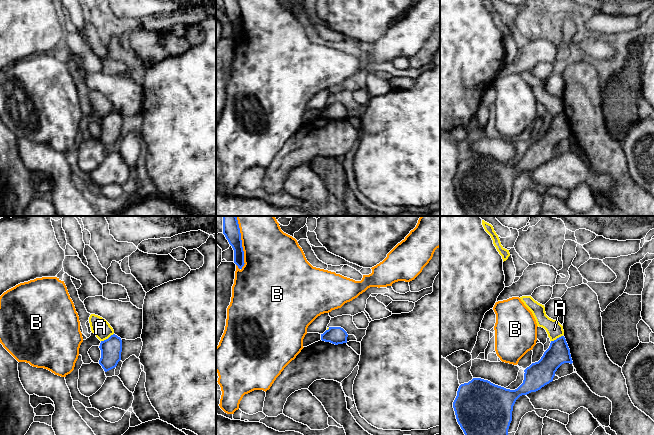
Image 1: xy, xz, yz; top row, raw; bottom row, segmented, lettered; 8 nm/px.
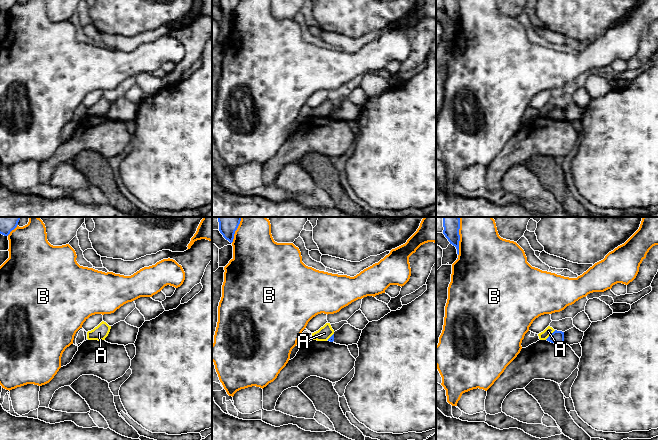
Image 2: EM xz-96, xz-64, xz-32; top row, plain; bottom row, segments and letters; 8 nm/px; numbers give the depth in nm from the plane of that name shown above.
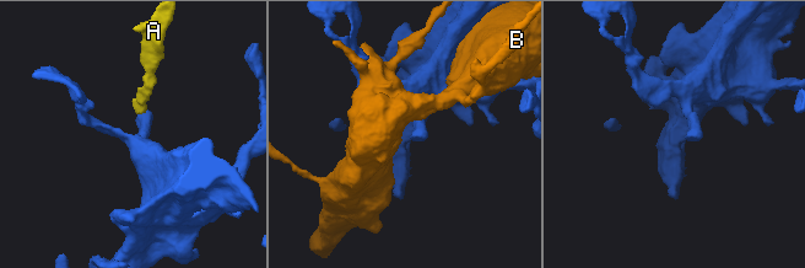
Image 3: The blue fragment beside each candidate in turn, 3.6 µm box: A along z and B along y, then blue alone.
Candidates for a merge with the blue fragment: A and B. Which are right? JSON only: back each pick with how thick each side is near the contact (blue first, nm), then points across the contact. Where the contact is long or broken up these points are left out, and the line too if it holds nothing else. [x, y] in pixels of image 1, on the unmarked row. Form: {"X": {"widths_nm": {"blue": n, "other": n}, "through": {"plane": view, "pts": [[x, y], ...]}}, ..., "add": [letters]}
{"add": []}

